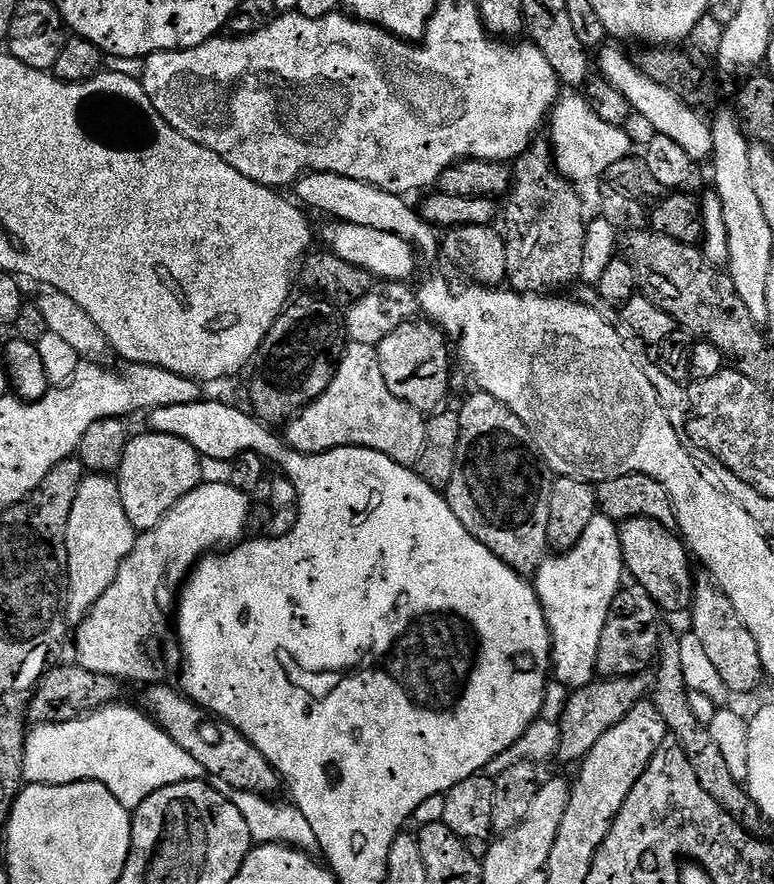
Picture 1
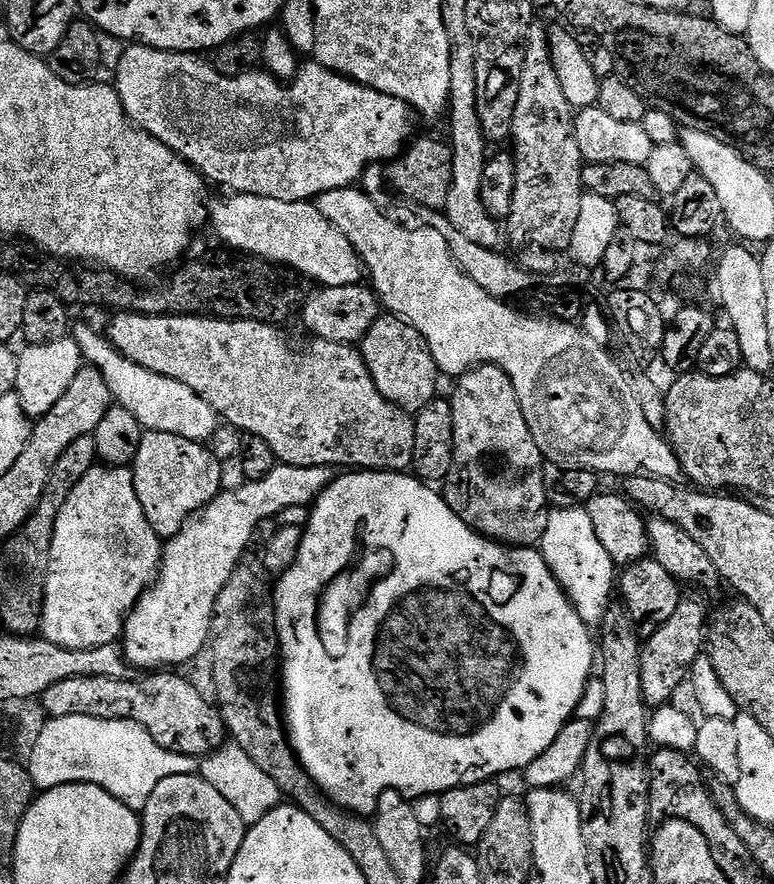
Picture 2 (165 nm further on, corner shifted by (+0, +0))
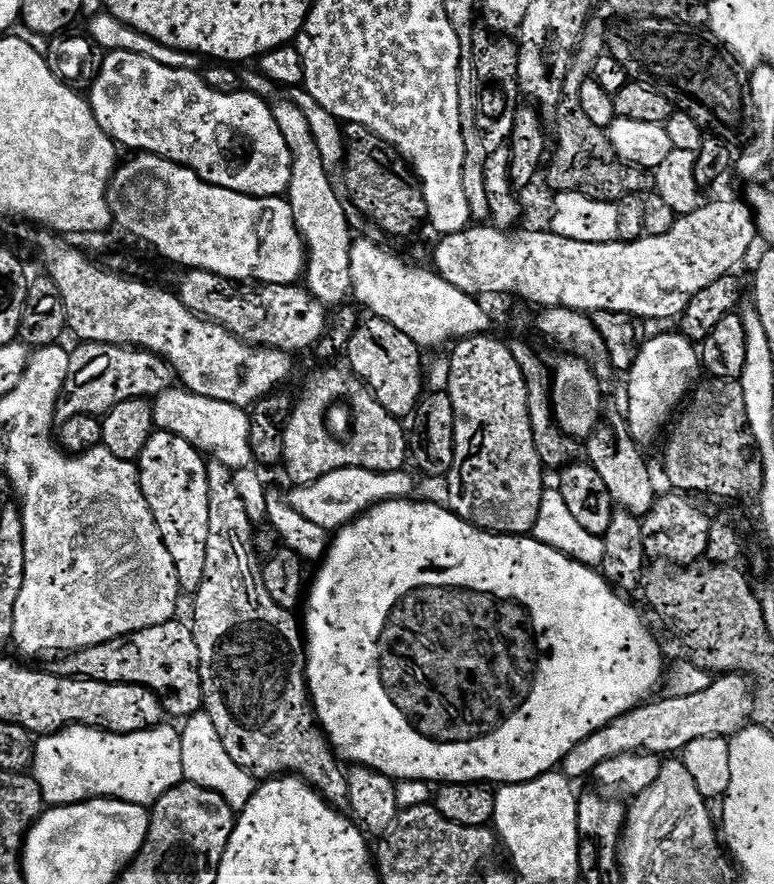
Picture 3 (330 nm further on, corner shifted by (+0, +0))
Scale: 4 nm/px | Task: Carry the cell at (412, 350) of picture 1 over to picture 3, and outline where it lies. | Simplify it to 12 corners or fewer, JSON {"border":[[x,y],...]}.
{"border":[[365,319],[346,364],[390,415],[426,392],[422,350],[398,326]]}

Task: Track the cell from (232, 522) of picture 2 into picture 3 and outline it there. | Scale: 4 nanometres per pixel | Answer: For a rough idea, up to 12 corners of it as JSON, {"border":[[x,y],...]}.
{"border":[[334,470],[287,493],[290,506],[335,533],[387,500],[406,500],[408,470]]}

